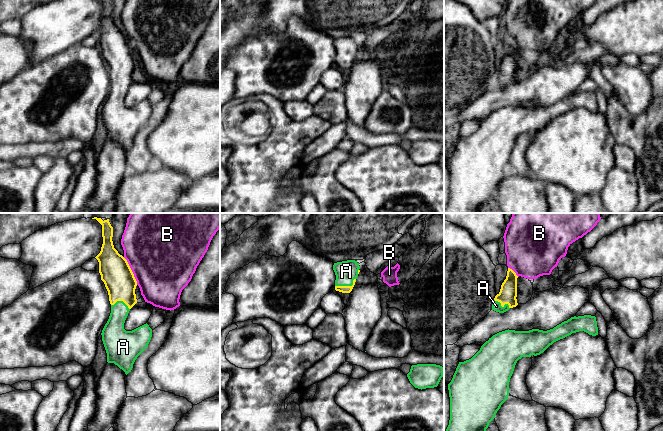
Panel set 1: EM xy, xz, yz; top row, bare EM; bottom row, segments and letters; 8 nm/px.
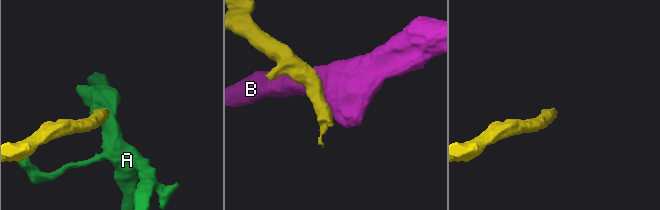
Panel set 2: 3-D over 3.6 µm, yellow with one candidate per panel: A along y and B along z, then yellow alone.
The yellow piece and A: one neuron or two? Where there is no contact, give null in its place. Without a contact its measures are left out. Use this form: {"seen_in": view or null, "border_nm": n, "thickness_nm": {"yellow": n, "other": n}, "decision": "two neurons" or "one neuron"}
{"seen_in": "xz", "border_nm": 180, "thickness_nm": {"yellow": 60, "other": 180}, "decision": "one neuron"}

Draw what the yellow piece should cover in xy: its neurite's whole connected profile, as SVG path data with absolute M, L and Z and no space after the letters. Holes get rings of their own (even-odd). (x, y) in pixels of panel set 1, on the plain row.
M111 0L102 1L103 20L100 29L95 33L99 38L99 49L108 67L111 89L102 106L102 117L107 129L107 138L114 139L127 151L131 148L137 133L148 123L152 113L152 105L146 99L132 107L124 105L124 99L130 85L137 79L135 65L137 57L127 36L114 24Z

